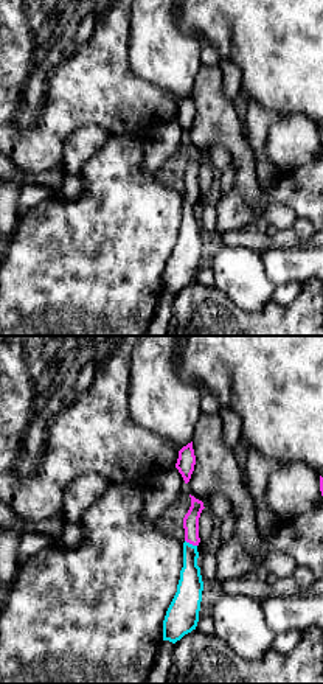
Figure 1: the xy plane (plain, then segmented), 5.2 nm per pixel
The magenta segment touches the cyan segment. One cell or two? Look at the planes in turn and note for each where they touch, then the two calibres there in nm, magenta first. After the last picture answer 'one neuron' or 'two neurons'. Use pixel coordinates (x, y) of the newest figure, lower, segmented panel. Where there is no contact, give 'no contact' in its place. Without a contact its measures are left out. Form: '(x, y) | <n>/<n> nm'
(191, 543) | 80/130 nm

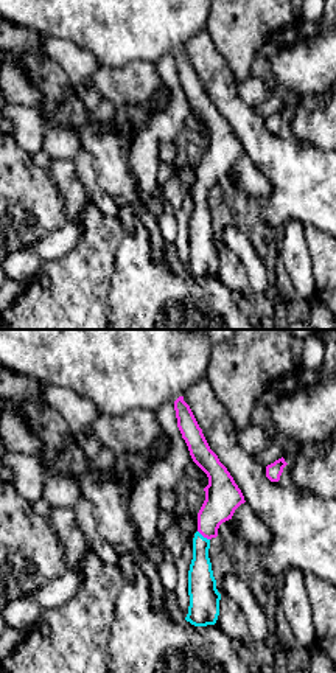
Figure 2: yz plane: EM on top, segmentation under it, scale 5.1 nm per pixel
(204, 537) | 190/140 nm

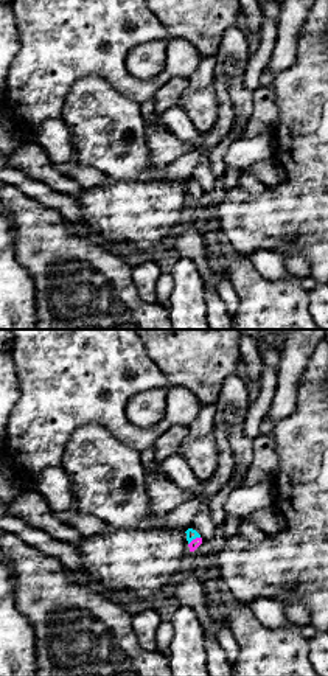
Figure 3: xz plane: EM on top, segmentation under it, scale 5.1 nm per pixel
(193, 540) | 50/50 nm

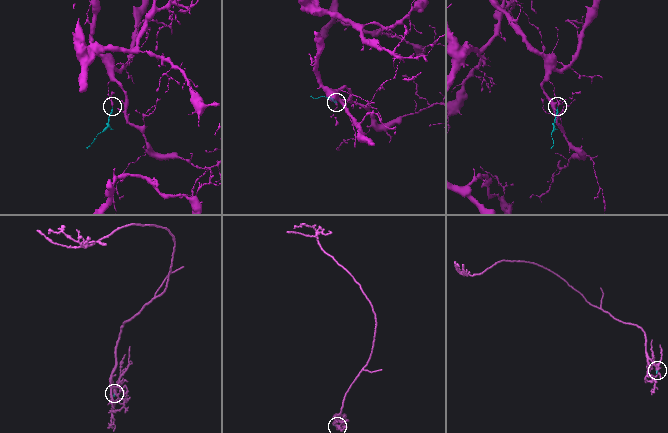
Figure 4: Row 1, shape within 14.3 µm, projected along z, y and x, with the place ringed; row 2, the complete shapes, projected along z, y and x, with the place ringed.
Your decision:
one neuron

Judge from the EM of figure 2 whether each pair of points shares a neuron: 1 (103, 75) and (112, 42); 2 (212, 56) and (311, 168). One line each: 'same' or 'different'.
1: different
2: same

